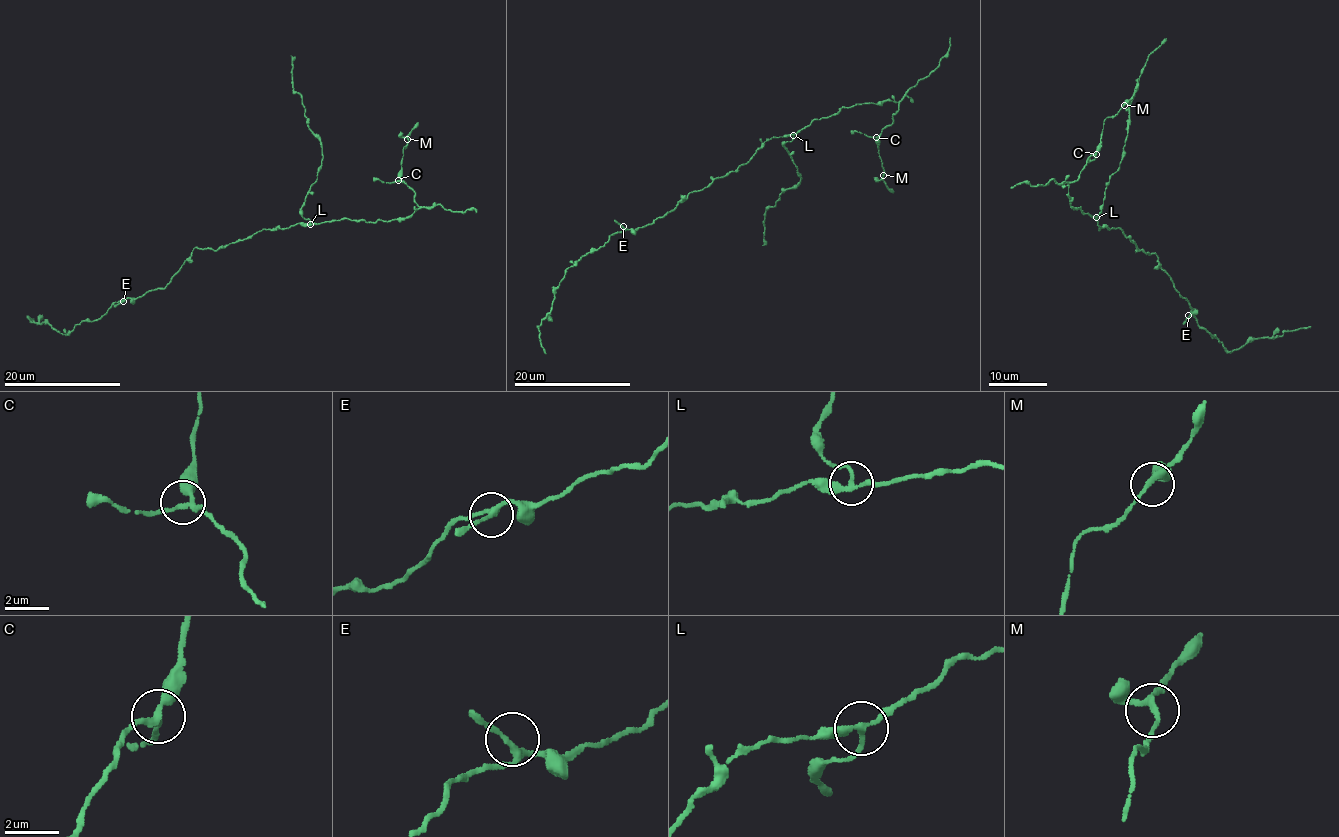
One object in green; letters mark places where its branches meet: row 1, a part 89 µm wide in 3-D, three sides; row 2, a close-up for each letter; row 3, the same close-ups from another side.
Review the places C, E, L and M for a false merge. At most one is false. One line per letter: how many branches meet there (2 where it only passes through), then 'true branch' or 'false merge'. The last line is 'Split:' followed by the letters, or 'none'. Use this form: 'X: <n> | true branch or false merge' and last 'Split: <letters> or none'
C: 3 | true branch
E: 3 | true branch
L: 3 | false merge
M: 3 | true branch
Split: L

